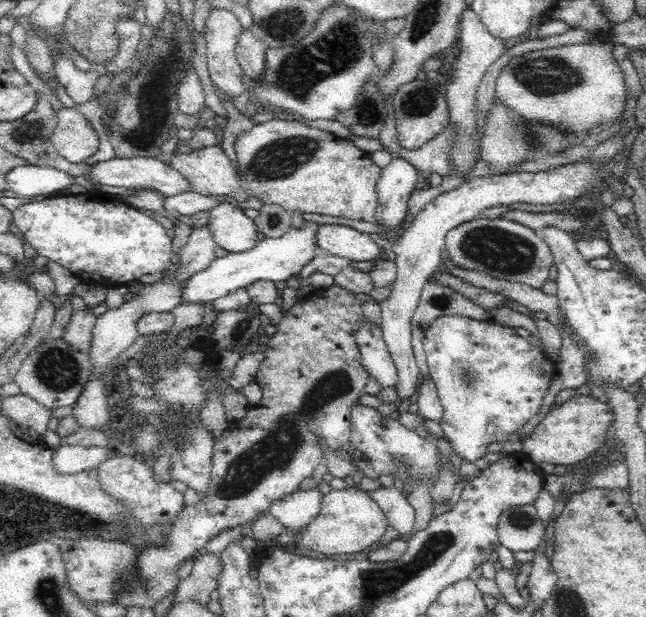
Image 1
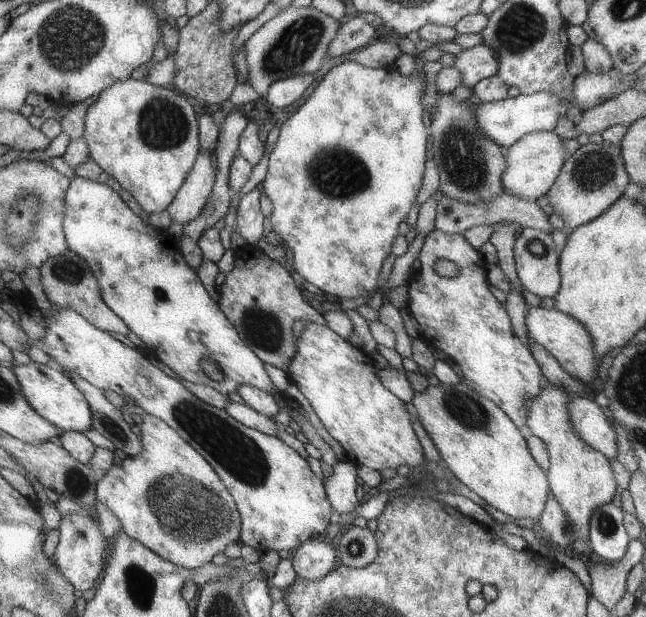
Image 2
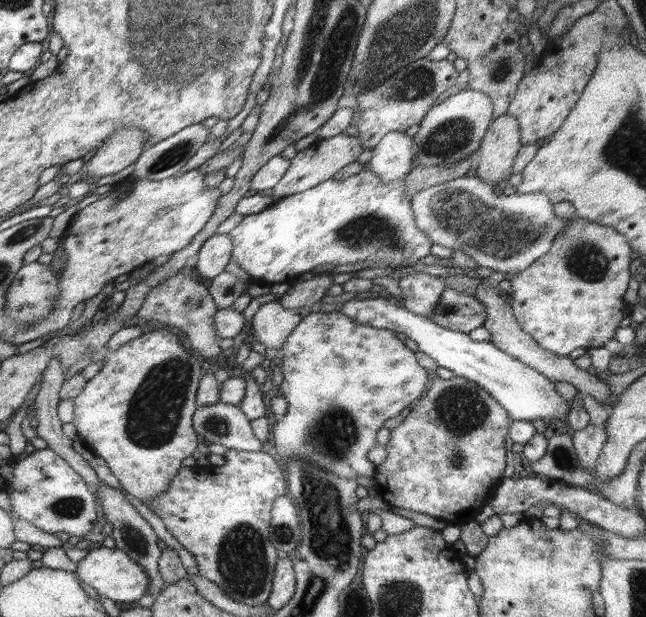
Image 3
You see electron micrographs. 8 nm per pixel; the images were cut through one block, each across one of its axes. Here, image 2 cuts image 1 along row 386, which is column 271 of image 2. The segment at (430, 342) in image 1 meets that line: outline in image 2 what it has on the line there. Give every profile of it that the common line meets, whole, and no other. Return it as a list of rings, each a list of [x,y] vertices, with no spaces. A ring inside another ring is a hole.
[[[53,303],[52,321],[48,320],[48,330],[44,339],[40,340],[46,348],[46,353],[52,356],[50,365],[57,369],[70,369],[80,373],[86,380],[104,390],[114,390],[123,397],[129,396],[136,405],[146,412],[165,420],[192,448],[196,449],[219,473],[223,483],[235,497],[242,517],[242,536],[240,542],[255,548],[260,553],[267,550],[288,550],[294,552],[304,541],[315,535],[326,534],[331,521],[336,520],[335,512],[327,496],[326,485],[310,470],[310,464],[296,449],[287,445],[279,437],[248,428],[237,421],[226,409],[219,409],[200,400],[189,390],[180,378],[174,380],[156,368],[149,358],[144,358],[124,342],[116,340],[110,332],[103,331],[92,324],[76,309],[60,309]]]

